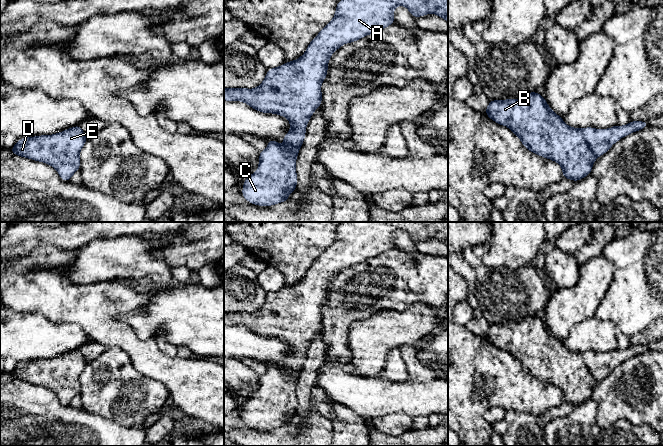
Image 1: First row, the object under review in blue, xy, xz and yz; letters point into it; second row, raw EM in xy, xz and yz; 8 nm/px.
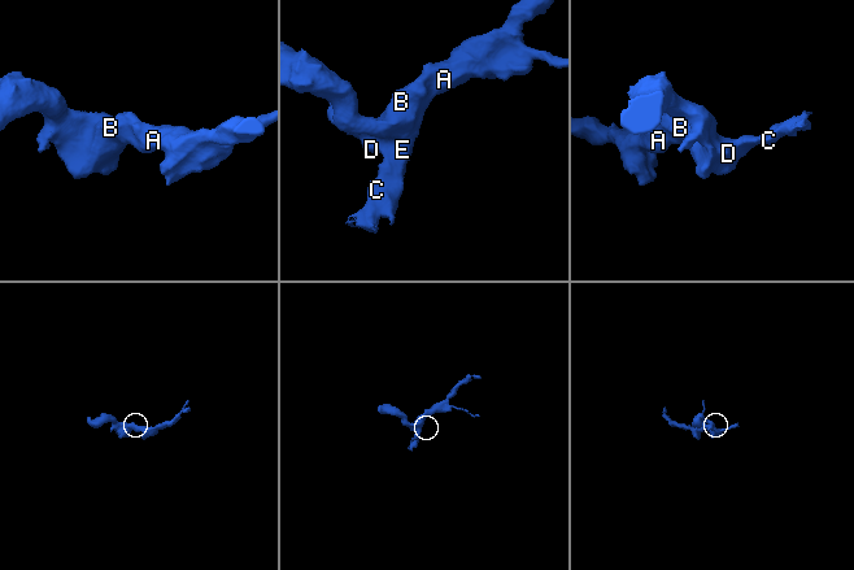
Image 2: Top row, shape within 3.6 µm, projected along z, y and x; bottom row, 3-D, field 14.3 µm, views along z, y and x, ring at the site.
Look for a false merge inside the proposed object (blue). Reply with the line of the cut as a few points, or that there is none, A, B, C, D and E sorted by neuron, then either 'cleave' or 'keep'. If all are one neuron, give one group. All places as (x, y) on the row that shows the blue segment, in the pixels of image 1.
cut none; groups A B C D E; keep

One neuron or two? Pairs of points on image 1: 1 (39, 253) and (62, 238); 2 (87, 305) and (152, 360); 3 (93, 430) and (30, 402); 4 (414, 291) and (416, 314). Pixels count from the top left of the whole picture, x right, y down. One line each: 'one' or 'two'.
1: two
2: one
3: one
4: two

